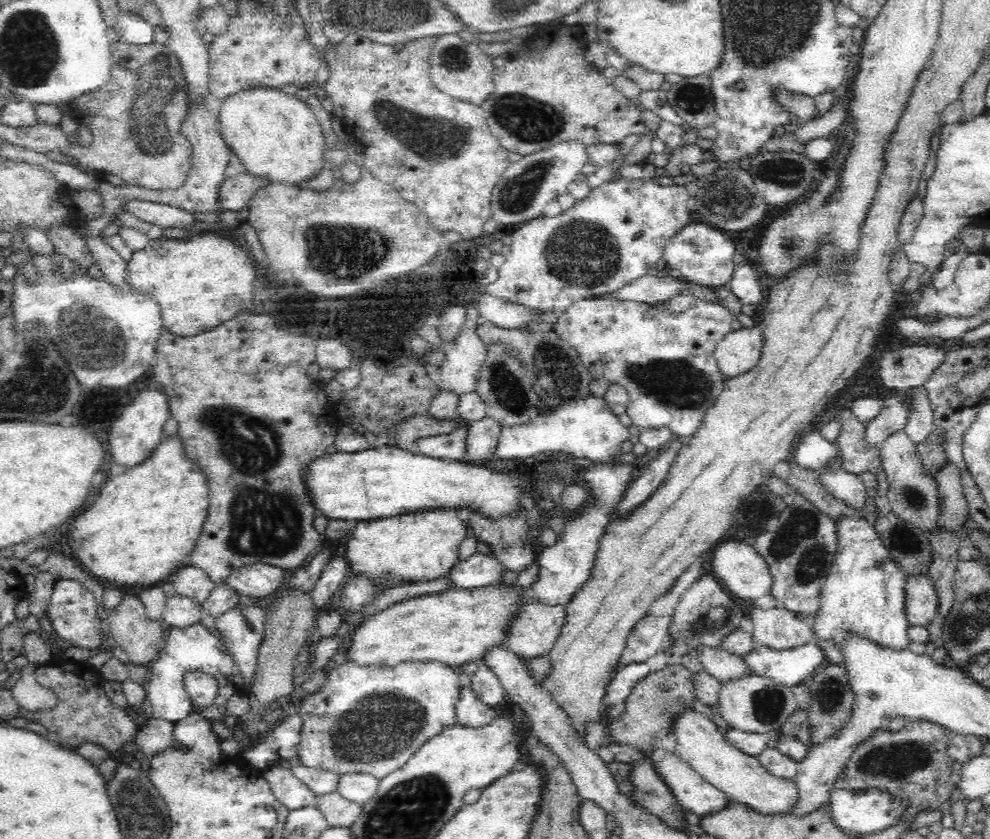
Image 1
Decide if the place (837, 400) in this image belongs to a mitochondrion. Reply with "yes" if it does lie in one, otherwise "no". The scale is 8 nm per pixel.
no

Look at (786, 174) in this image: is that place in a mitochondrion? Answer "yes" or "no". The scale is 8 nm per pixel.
yes

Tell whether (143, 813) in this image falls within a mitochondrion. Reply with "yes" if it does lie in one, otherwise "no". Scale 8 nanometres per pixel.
yes

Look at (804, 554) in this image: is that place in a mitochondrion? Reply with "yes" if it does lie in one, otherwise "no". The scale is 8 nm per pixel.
yes

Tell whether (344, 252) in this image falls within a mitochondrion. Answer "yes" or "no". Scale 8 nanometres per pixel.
yes

